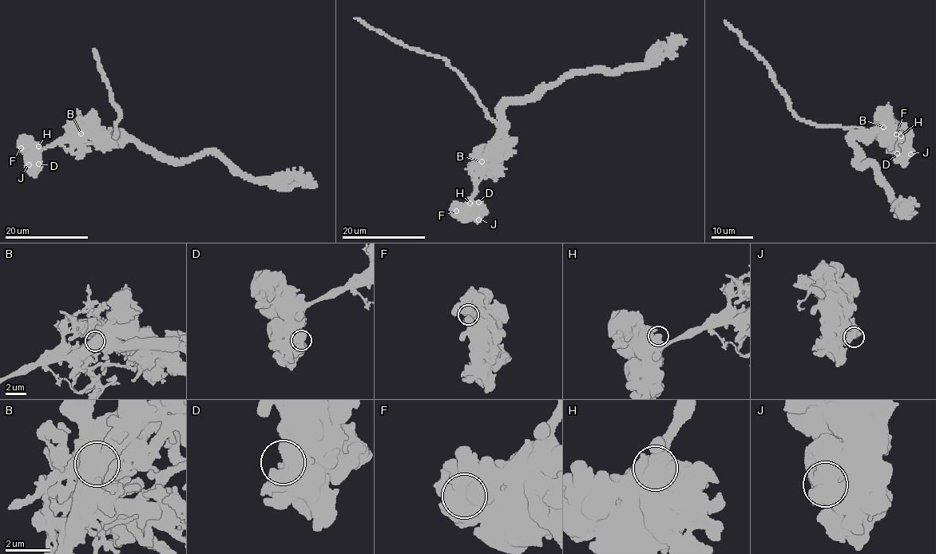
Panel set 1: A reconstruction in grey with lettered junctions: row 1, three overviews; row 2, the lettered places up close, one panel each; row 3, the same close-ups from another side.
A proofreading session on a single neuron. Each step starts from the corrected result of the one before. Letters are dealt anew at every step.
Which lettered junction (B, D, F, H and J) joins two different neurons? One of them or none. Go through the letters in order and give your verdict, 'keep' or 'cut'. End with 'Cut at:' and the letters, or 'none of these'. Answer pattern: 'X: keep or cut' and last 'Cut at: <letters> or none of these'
B: cut
D: keep
F: keep
H: keep
J: keep
Cut at: B

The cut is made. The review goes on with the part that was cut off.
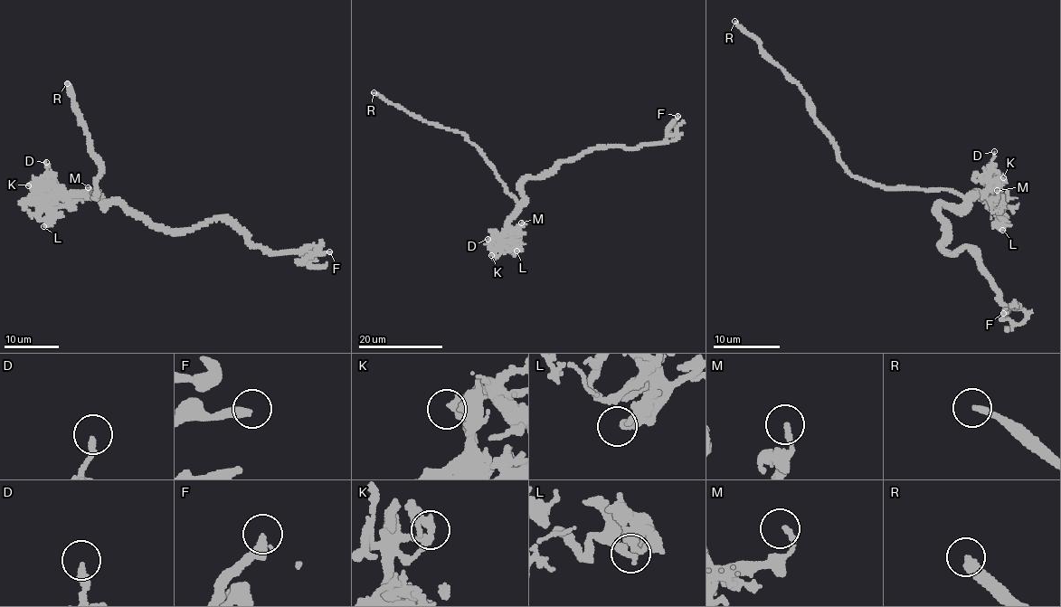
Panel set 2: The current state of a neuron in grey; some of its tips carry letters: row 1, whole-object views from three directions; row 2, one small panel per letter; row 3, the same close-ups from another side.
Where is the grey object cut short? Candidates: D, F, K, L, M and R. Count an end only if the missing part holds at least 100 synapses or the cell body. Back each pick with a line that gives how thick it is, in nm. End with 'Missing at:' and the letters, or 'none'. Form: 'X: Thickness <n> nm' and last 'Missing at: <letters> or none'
R: Thickness 280 nm
Missing at: R

